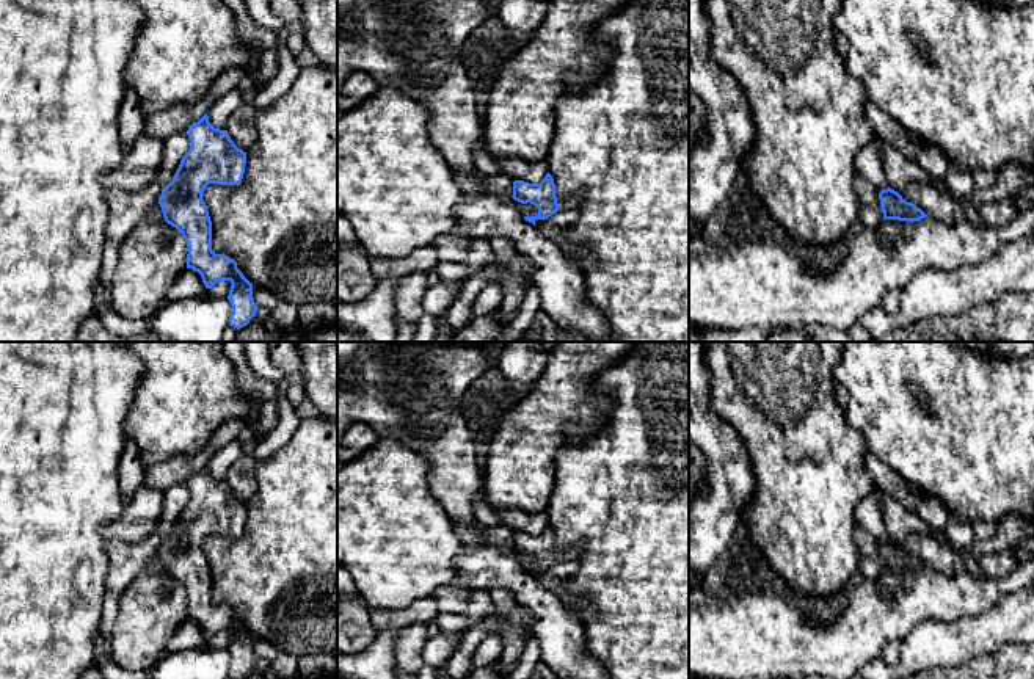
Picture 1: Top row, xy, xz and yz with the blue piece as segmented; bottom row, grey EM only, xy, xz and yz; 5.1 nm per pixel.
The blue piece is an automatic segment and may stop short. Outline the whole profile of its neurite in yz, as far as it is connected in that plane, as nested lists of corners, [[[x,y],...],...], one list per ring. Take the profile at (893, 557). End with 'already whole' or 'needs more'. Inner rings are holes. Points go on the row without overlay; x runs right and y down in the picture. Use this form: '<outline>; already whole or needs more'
[[[890,538],[879,544],[879,550],[883,563],[883,571],[913,574],[927,568],[921,560],[912,554],[907,554],[897,543],[891,541]]]; already whole

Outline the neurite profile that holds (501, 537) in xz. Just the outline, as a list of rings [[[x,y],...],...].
[[[452,522],[464,550],[453,558],[453,569],[468,579],[469,591],[508,590],[516,605],[530,615],[527,627],[538,640],[541,659],[551,671],[565,679],[609,679],[599,662],[587,652],[587,637],[581,621],[560,597],[544,590],[538,579],[526,572],[513,555],[513,530],[469,527]]]

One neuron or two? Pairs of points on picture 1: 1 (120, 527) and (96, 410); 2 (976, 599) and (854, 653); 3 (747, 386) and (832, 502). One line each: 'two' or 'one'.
1: two
2: one
3: one

